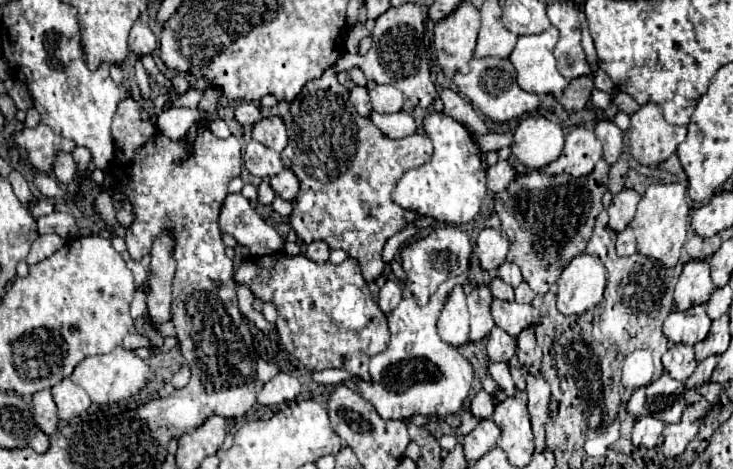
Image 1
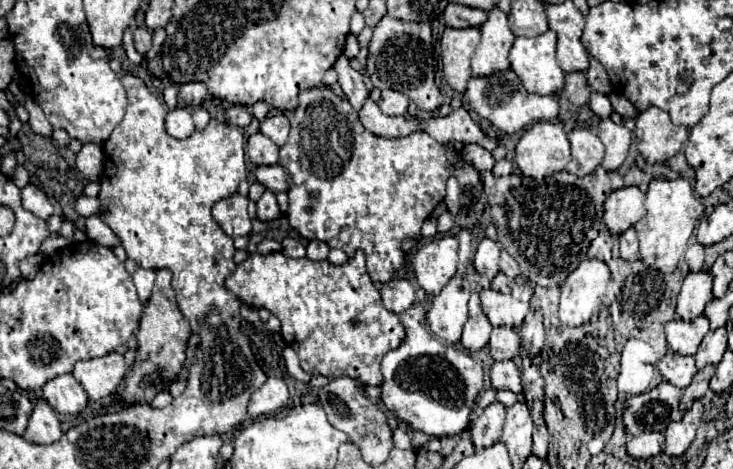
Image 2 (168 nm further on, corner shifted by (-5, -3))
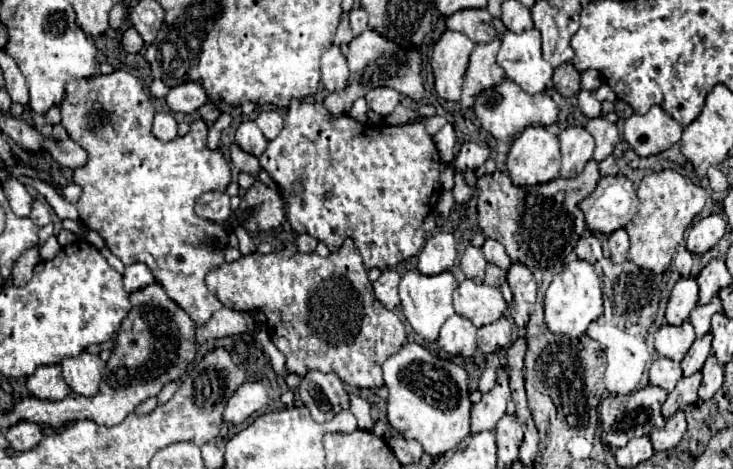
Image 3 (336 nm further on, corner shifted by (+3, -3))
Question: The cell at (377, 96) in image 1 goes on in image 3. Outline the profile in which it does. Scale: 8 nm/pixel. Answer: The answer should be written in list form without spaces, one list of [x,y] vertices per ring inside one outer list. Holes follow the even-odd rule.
[[[376,87],[366,93],[366,101],[368,101],[368,109],[386,117],[400,103],[400,93],[390,87]]]

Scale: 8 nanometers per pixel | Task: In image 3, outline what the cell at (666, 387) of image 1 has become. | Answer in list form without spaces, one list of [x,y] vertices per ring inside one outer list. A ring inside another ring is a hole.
[[[644,387],[640,391],[634,391],[632,395],[608,395],[602,401],[600,407],[600,419],[602,419],[602,433],[600,439],[610,449],[624,447],[630,439],[648,435],[652,427],[664,427],[664,417],[660,413],[662,403],[666,401],[666,391],[660,387]]]

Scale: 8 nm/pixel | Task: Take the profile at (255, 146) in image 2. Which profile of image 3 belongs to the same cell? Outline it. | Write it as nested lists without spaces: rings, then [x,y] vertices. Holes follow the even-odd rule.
[[[246,121],[246,123],[240,123],[240,127],[236,129],[236,145],[240,145],[246,153],[254,157],[260,157],[268,147],[268,141],[254,121]]]

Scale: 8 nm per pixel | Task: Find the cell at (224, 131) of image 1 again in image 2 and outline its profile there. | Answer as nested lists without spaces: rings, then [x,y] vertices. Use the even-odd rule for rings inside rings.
[[[176,107],[168,113],[166,117],[166,131],[174,139],[186,139],[188,135],[194,133],[194,123],[192,123],[192,113],[186,107]]]

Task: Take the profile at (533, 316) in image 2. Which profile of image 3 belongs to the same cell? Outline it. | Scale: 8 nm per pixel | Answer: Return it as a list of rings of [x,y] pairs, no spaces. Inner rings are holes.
[[[512,263],[506,275],[508,275],[508,285],[514,293],[514,301],[510,303],[510,315],[514,317],[518,327],[524,327],[536,303],[534,275],[532,271],[528,271],[528,267],[524,267],[524,263]]]

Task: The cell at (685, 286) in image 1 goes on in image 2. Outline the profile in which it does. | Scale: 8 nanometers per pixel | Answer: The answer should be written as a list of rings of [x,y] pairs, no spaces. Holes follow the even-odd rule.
[[[698,271],[688,273],[688,277],[682,283],[682,289],[678,293],[678,305],[676,313],[690,321],[704,313],[704,307],[708,301],[712,301],[712,275],[710,271]]]

